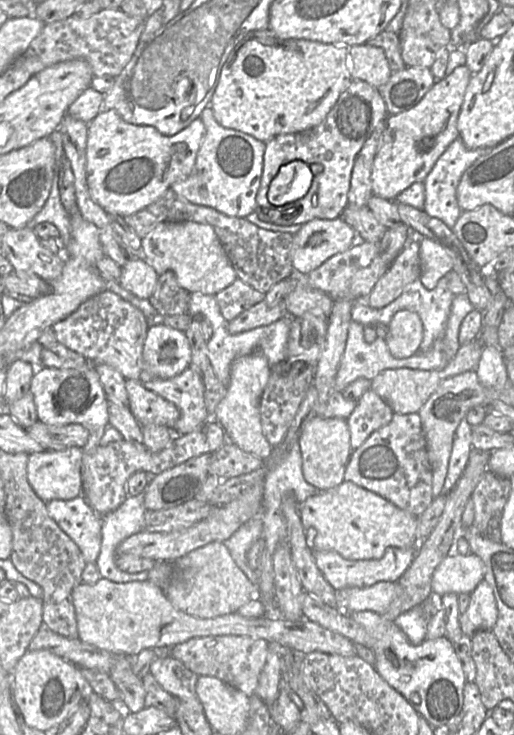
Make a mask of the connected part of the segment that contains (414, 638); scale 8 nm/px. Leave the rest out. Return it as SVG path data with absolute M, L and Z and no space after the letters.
M432 593L422 605L413 607L395 619L396 625L405 633L412 644L418 645L426 639L430 612L433 611L434 616L439 609L442 609L439 598Z

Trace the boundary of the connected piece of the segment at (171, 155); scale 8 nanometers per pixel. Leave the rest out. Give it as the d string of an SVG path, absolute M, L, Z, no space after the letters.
M102 109L88 124L87 132L86 175L91 198L109 215L125 217L142 210L173 183L186 179L192 173L205 131L205 125L198 117L178 133L166 136L153 126L126 122L114 109Z

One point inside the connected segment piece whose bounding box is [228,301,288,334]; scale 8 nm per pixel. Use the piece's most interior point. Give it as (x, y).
(260, 314)

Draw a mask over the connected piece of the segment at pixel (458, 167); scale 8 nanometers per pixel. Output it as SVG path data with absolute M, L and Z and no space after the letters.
M459 137L451 142L422 182L425 191L424 212L431 217L440 219L452 229L462 213L456 197L456 190L461 177L473 162L486 153L488 149L485 147L476 149L467 148Z

